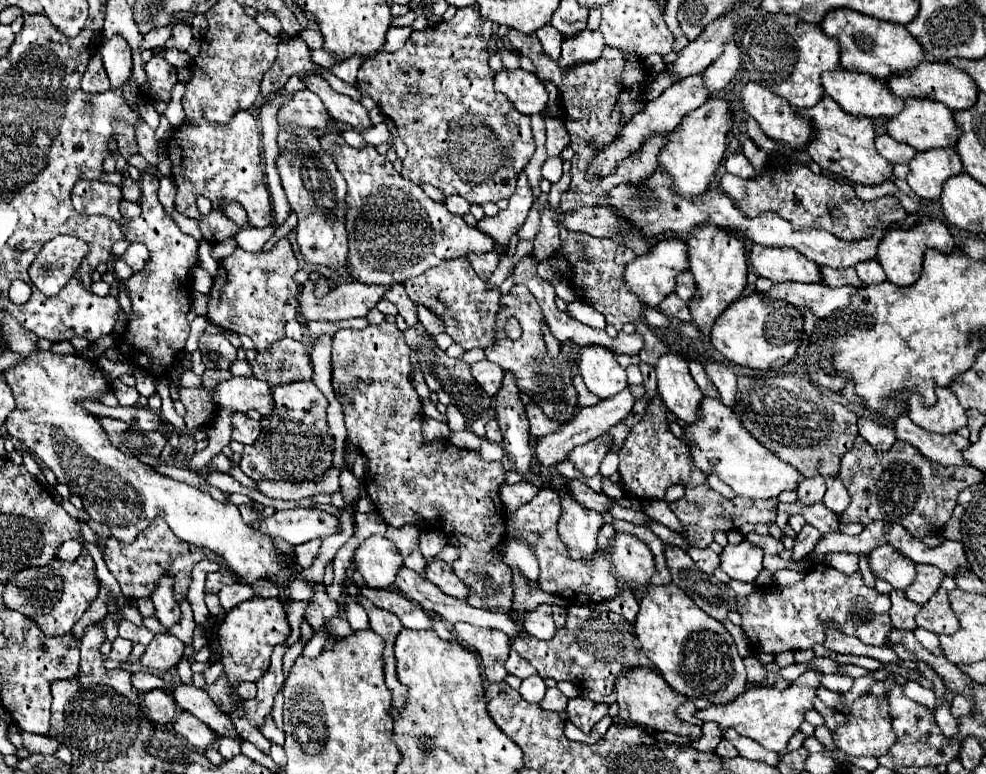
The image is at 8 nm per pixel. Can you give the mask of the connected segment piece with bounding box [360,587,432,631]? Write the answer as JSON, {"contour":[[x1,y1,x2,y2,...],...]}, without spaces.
{"contour":[[360,587,360,593,366,595,376,607,394,613,402,621,404,629,432,629,432,617,418,603,412,603,404,595,390,589,370,587]]}

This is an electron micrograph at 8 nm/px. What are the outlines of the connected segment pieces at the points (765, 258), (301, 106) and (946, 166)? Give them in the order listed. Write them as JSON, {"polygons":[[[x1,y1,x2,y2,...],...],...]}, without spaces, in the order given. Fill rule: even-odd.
{"polygons":[[[752,245,748,257,756,273,760,277,770,279,772,283,782,283,782,281,820,283,820,267,808,261,798,251]],[[308,89,296,91,288,103,284,103,278,111,278,123,284,131,294,133,296,129,330,129,340,131,338,125,330,121,330,115,324,103]],[[930,149,918,153,908,163,908,185,924,201,938,199,946,179,962,173,962,163,954,149]]]}

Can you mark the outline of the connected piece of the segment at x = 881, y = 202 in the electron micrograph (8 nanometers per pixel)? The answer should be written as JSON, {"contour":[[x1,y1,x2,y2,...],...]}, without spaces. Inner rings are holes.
{"contour":[[800,163,766,165,764,173,756,179,740,179,726,173,720,179,720,189,730,199,734,199,734,205,748,217,758,215,760,211,776,211,778,215,784,215,784,219,788,219,794,227,826,229,838,239,846,241,862,241,874,233,884,233,892,223,904,221,908,217,908,213,894,195,886,195,876,201,862,201,852,185,844,185,834,179,816,175,810,171,810,167]]}

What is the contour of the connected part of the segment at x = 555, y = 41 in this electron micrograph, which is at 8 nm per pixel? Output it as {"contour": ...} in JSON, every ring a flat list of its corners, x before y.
{"contour":[[548,23,548,25,540,27,540,29,536,31,536,35,542,39,540,43,542,43,542,47,544,47,546,55,550,55,552,59,558,59,558,57,560,57,560,43,562,43,562,33,560,33,556,27,552,27,552,25]]}

